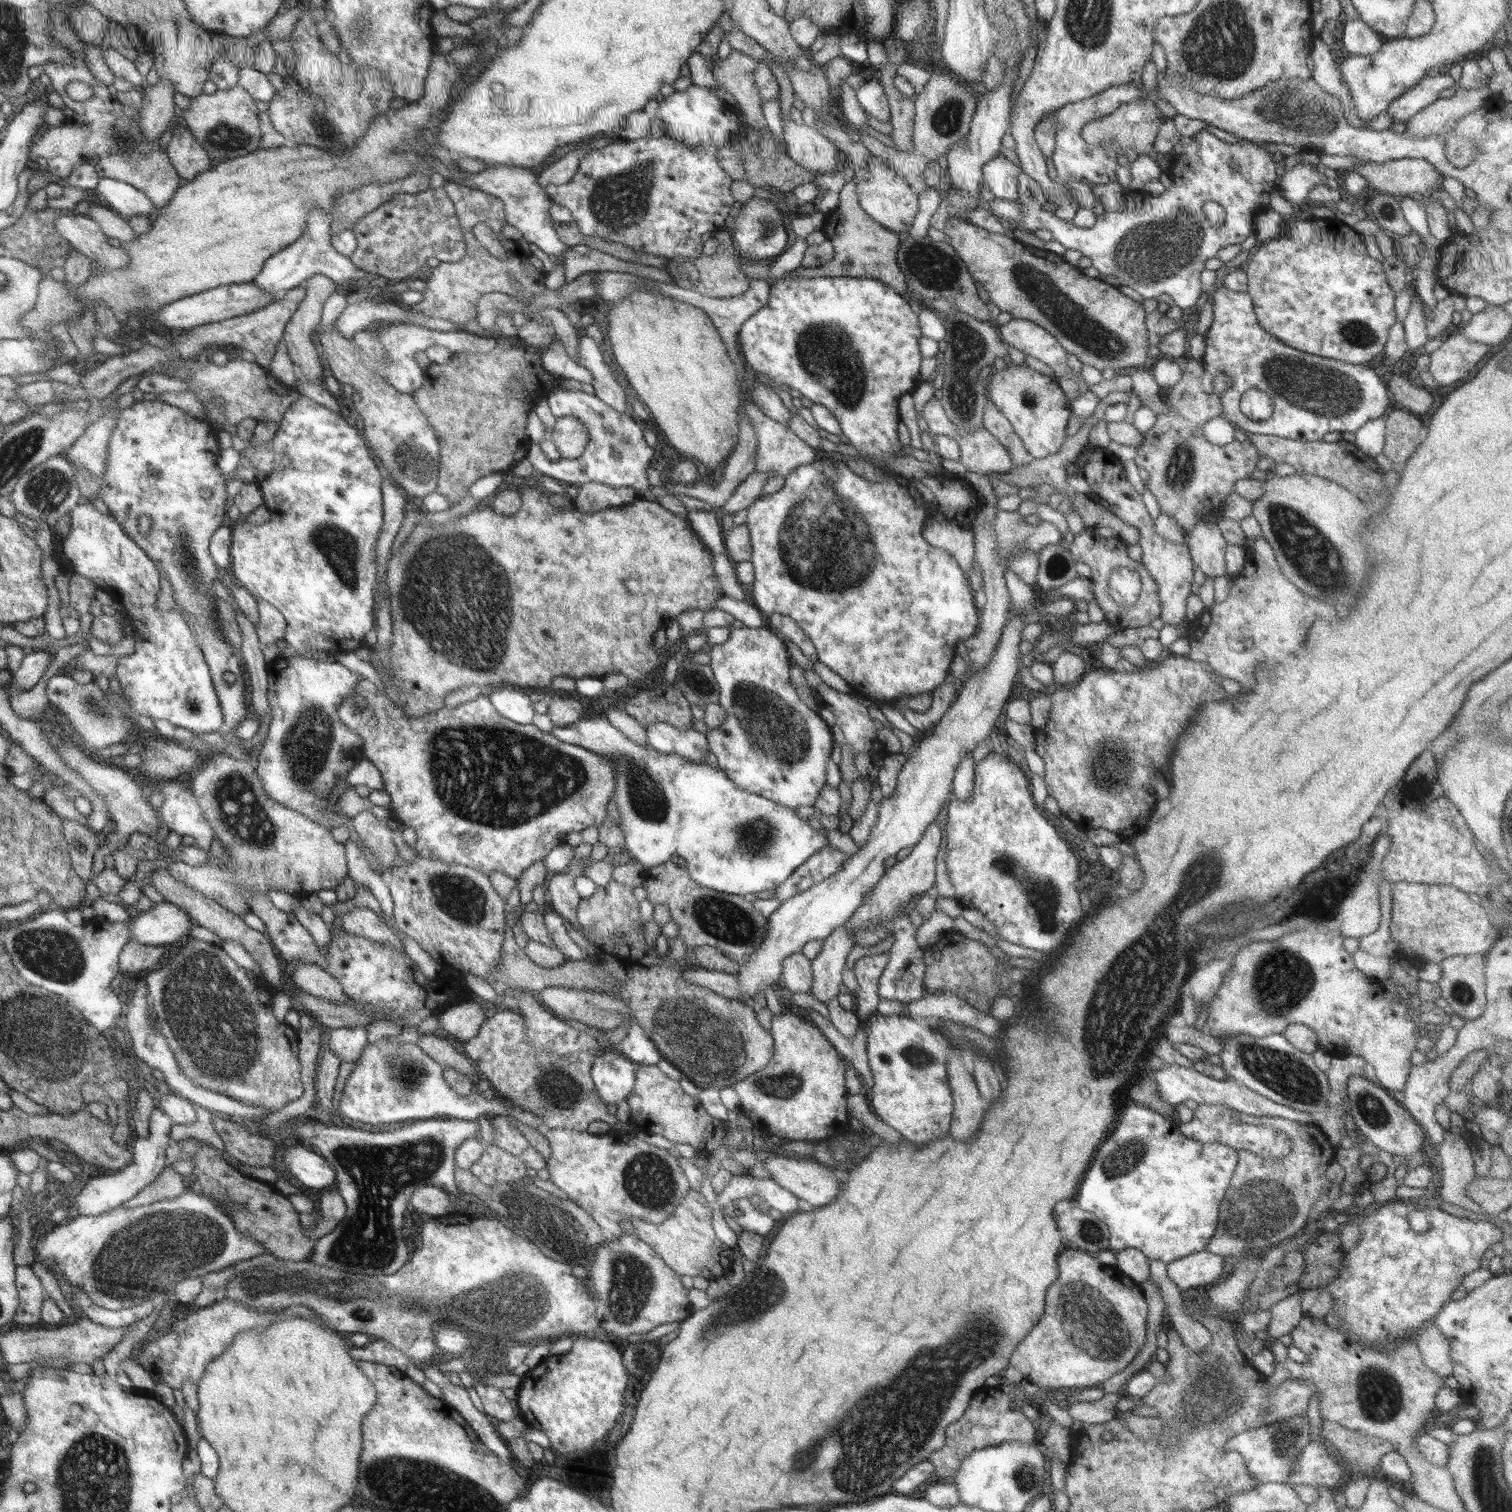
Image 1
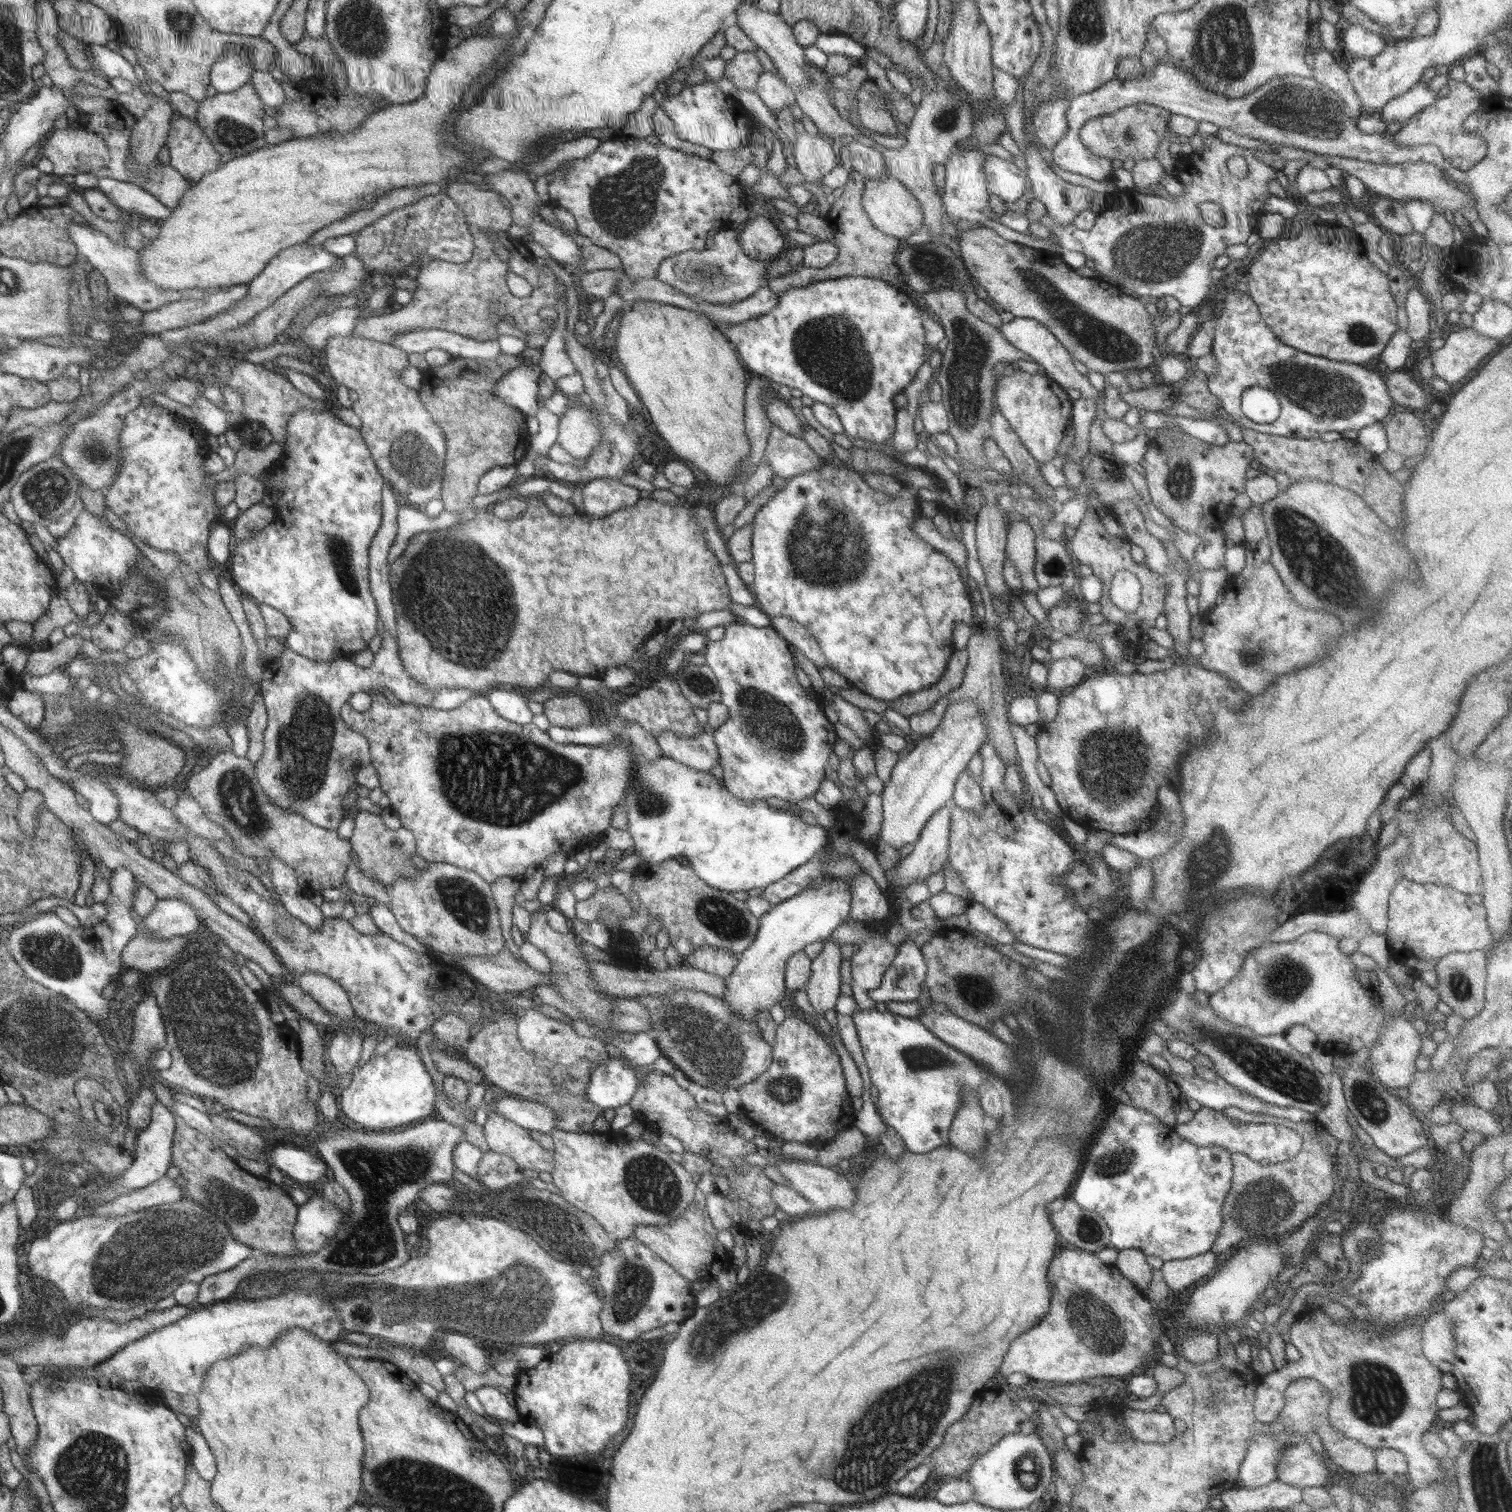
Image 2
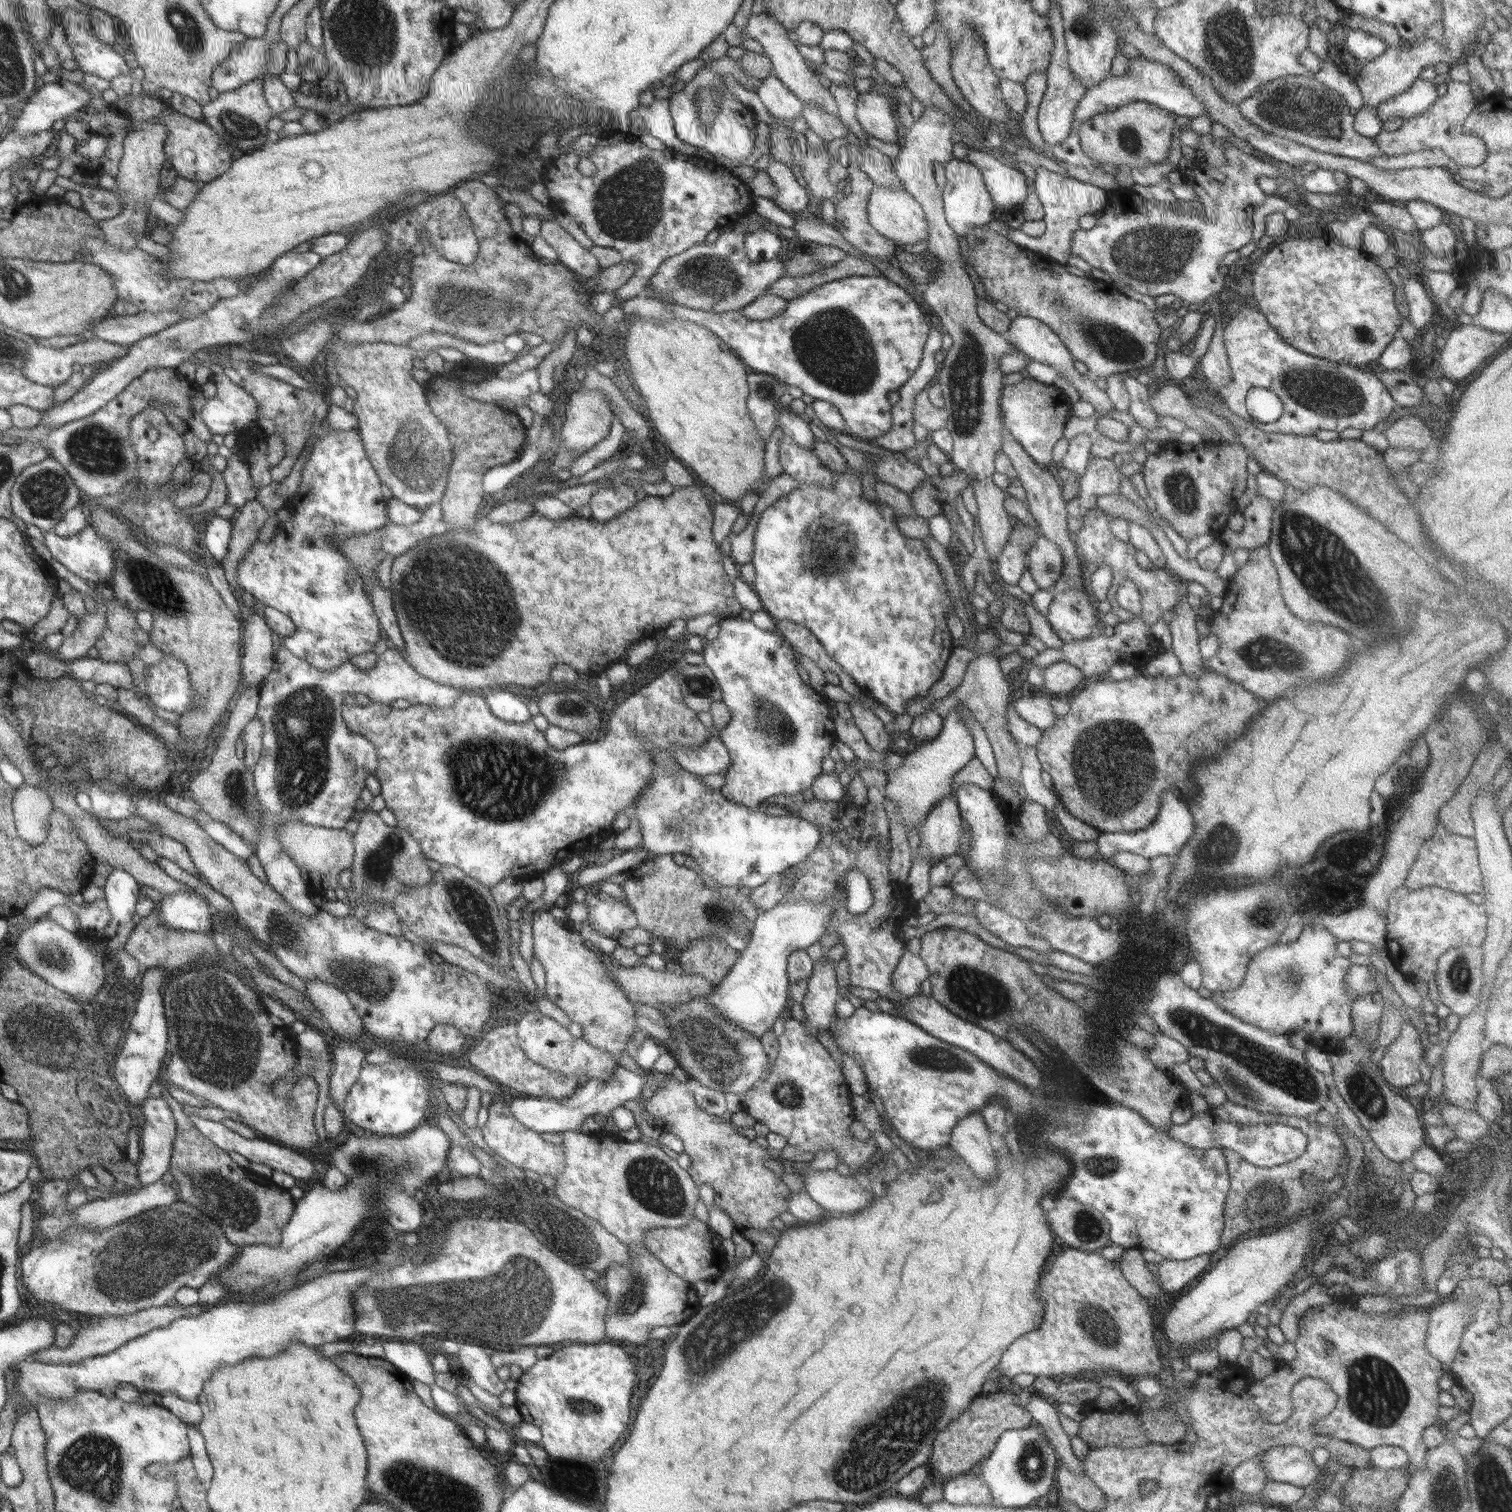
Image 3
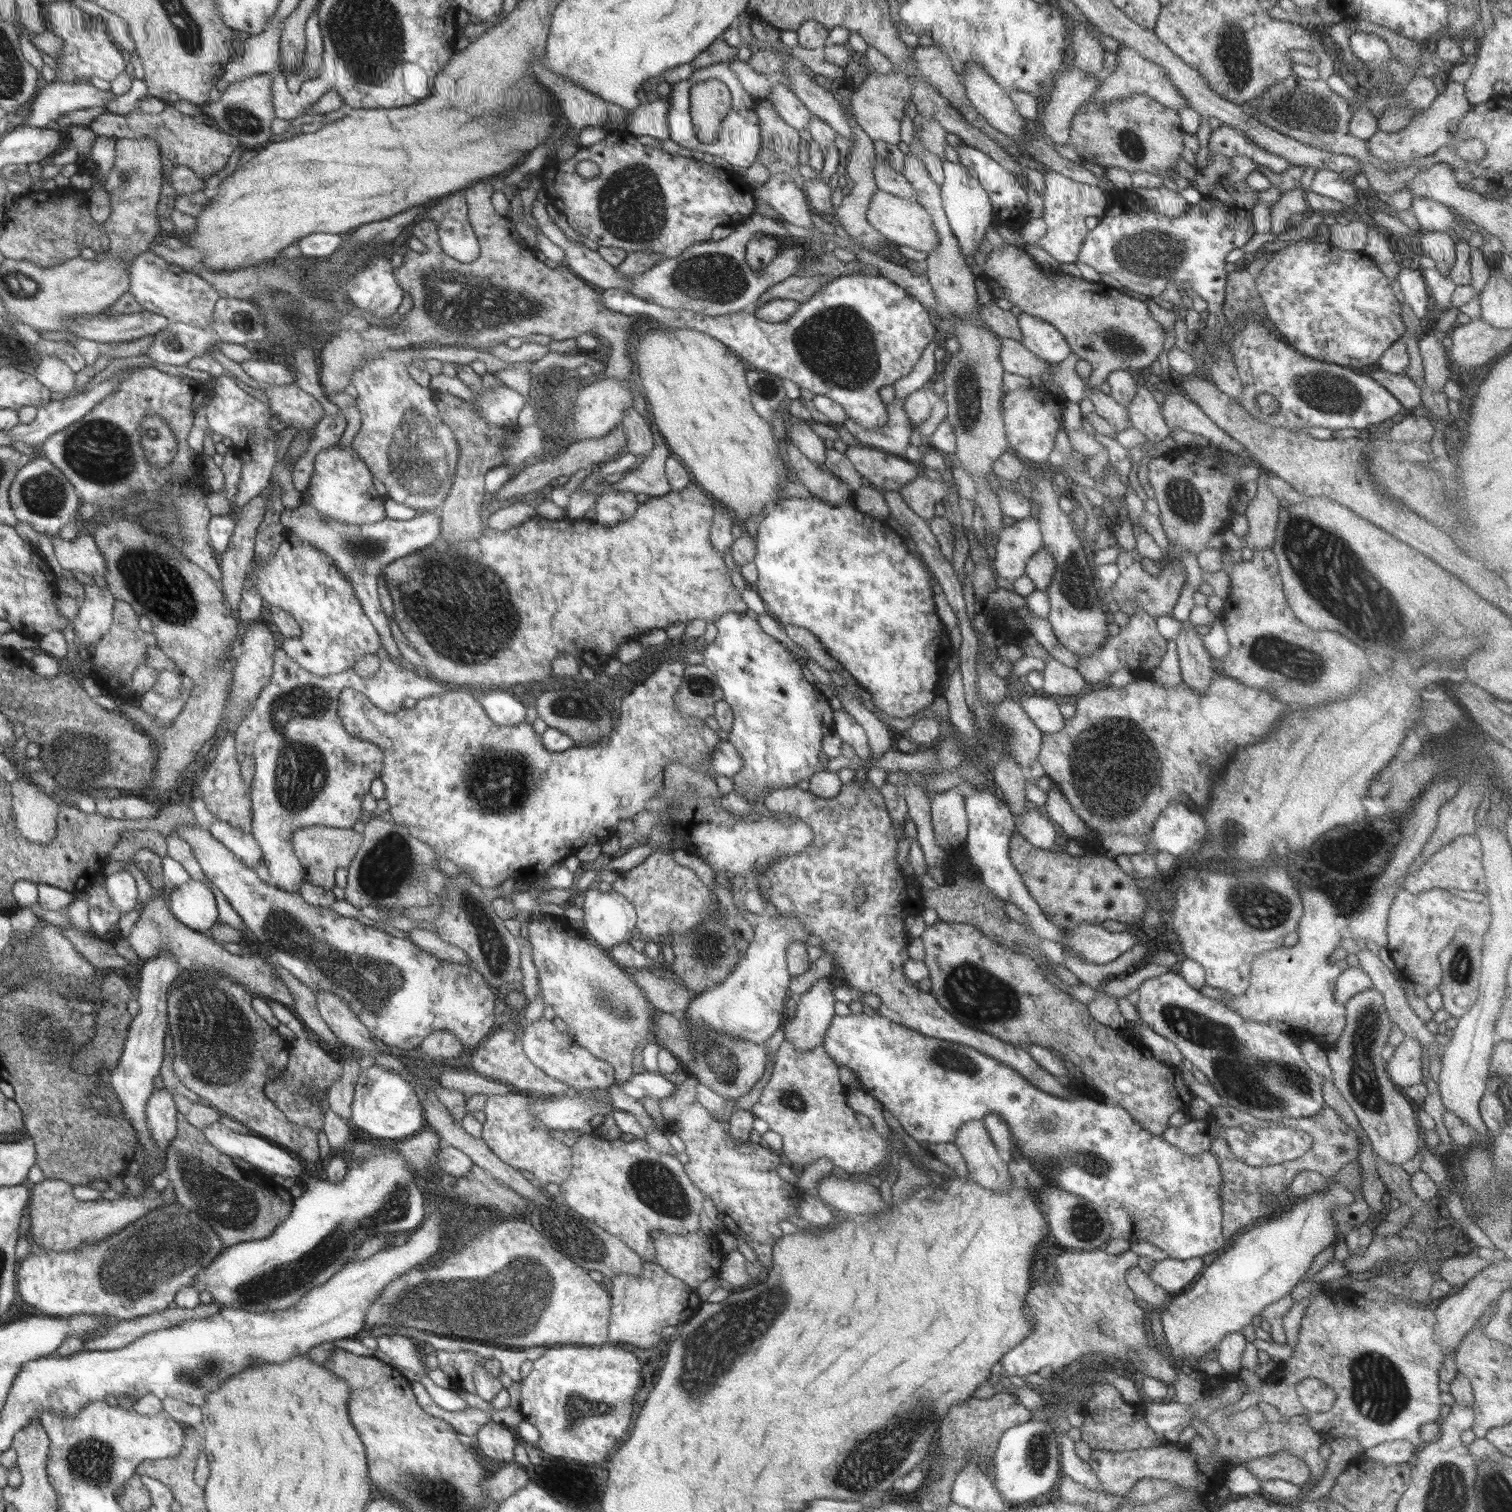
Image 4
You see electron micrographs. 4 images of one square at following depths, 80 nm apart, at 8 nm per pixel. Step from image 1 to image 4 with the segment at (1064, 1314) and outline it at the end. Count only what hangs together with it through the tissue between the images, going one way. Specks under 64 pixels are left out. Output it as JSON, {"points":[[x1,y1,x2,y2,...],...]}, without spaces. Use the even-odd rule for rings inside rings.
{"points":[[1102,1247,1090,1251,1066,1251,1064,1254,1056,1256,1054,1260,1054,1265,1056,1265,1054,1280,1042,1281,1027,1292,1023,1313,1025,1318,1031,1322,1032,1330,1018,1346,1014,1346,1001,1358,1003,1373,1023,1377,1027,1374,1038,1373,1042,1368,1050,1366,1054,1376,1067,1376,1080,1366,1082,1356,1106,1354,1106,1356,1112,1356,1113,1362,1120,1362,1124,1366,1128,1366,1129,1370,1135,1374,1137,1371,1134,1370,1134,1365,1129,1357,1130,1350,1135,1350,1140,1354,1140,1358,1146,1366,1146,1374,1172,1386,1178,1378,1178,1372,1156,1347,1154,1341,1147,1339,1146,1328,1144,1328,1144,1308,1136,1305,1136,1301,1134,1301,1136,1295,1127,1285,1126,1273,1139,1264,1139,1256,1132,1250,1128,1250,1120,1256,1114,1256,1114,1254,1108,1254]]}

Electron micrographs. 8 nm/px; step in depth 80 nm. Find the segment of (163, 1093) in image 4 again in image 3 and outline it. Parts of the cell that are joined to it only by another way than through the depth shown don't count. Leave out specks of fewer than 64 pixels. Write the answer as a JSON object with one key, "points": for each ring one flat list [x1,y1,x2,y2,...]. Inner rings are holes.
{"points":[[162,1096,148,1097,142,1103,142,1115,144,1115,144,1121,139,1126,141,1153,137,1164,137,1179,139,1186,144,1187,160,1181,162,1175,171,1170,171,1154,179,1127,168,1102]]}

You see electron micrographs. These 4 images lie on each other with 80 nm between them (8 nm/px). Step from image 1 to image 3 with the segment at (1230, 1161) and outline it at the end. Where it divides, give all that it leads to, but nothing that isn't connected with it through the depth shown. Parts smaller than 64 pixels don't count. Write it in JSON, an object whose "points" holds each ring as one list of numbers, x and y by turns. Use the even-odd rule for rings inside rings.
{"points":[[865,1008,856,1009,854,1014,848,1018,837,1017,836,1034,834,1034,836,1046,840,1051,845,1052,850,1058,855,1060,855,1063,863,1070,867,1085,871,1090,876,1092,876,1096,884,1104,884,1109,888,1120,890,1120,890,1127,895,1129,895,1132,905,1140,908,1145,912,1144,914,1148,924,1150,933,1154,941,1146,949,1144,952,1129,959,1123,958,1121,964,1119,972,1113,978,1113,980,1109,984,1109,984,1105,988,1105,993,1098,1001,1098,1006,1105,1008,1111,1012,1113,1014,1125,1035,1130,1035,1136,1049,1148,1053,1148,1056,1152,1063,1154,1070,1163,1071,1173,1065,1178,1062,1192,1070,1198,1075,1198,1085,1205,1090,1205,1092,1208,1100,1211,1104,1218,1109,1222,1110,1233,1109,1239,1112,1244,1123,1246,1125,1249,1138,1248,1139,1250,1154,1250,1156,1254,1164,1256,1166,1260,1186,1261,1192,1258,1208,1255,1216,1252,1220,1247,1221,1234,1225,1225,1224,1214,1224,1201,1227,1200,1228,1187,1231,1185,1230,1177,1226,1168,1226,1159,1223,1149,1220,1147,1209,1148,1208,1150,1198,1150,1197,1148,1190,1148,1182,1142,1178,1142,1168,1136,1167,1131,1160,1132,1150,1126,1146,1119,1140,1117,1140,1114,1134,1110,1130,1110,1117,1103,1109,1104,1096,1104,1094,1102,1086,1104,1063,1104,1062,1106,1052,1106,1052,1100,1044,1096,1043,1092,1033,1090,1026,1085,1020,1084,1016,1079,1007,1077,1000,1071,993,1069,987,1062,980,1060,962,1048,952,1046,946,1042,940,1041,934,1036,924,1033,920,1027,912,1022,908,1022,905,1018,896,1017,888,1013,874,1014]]}

